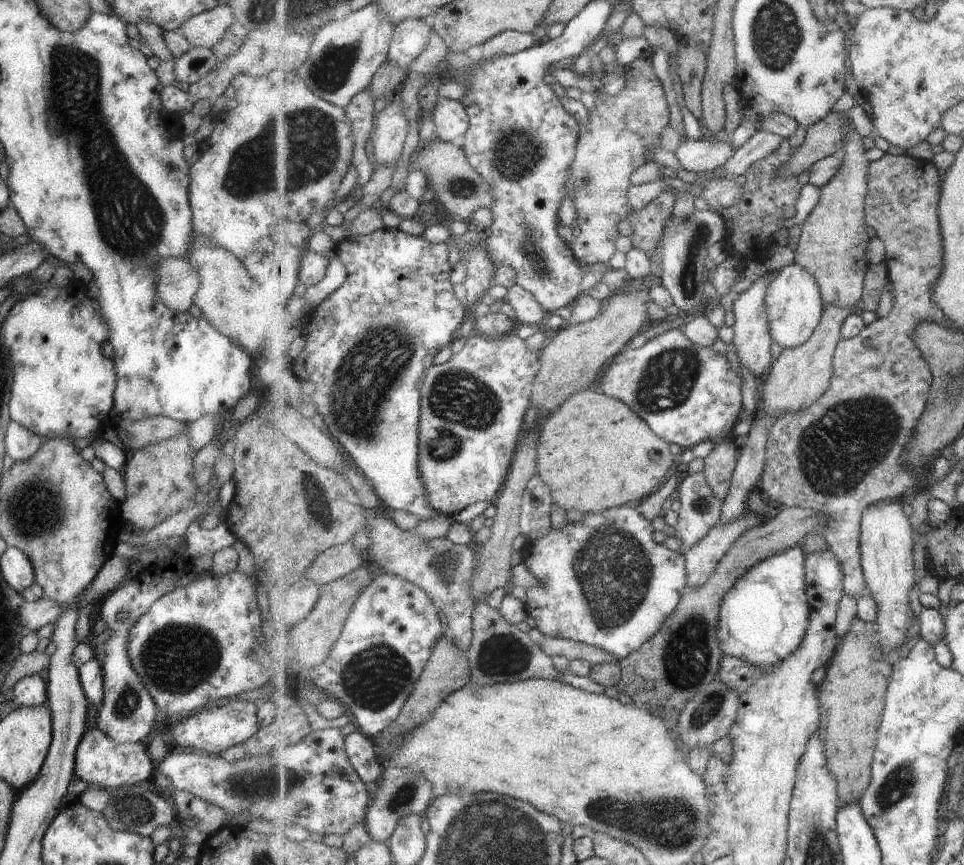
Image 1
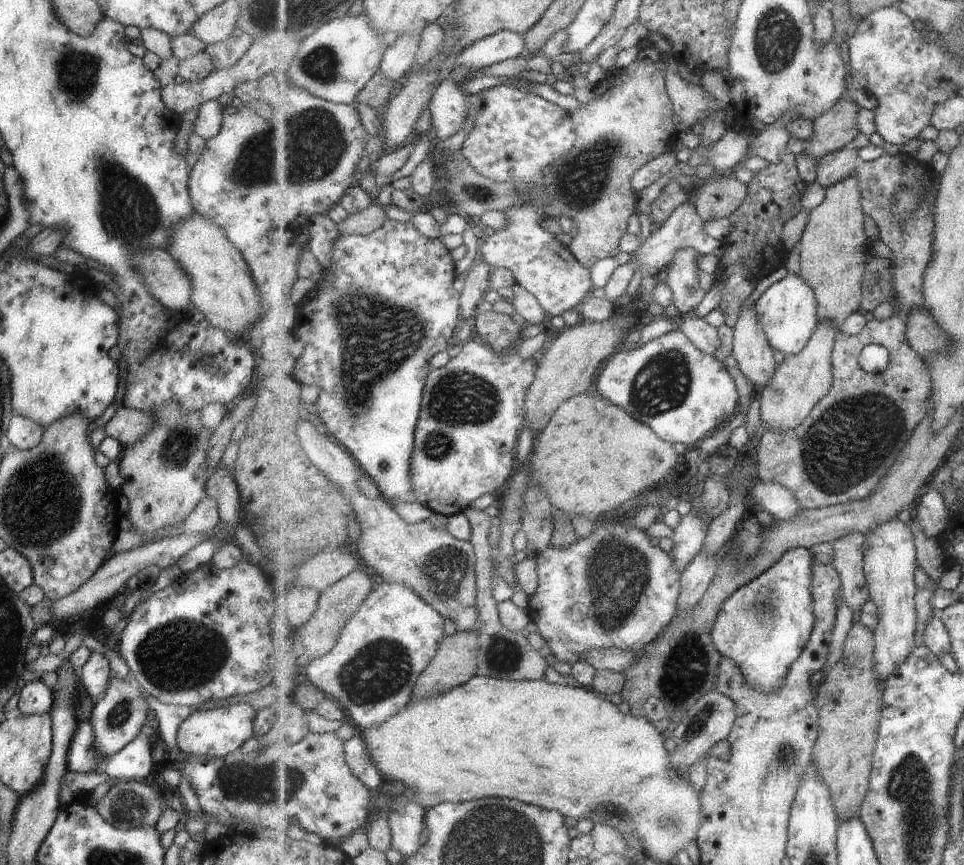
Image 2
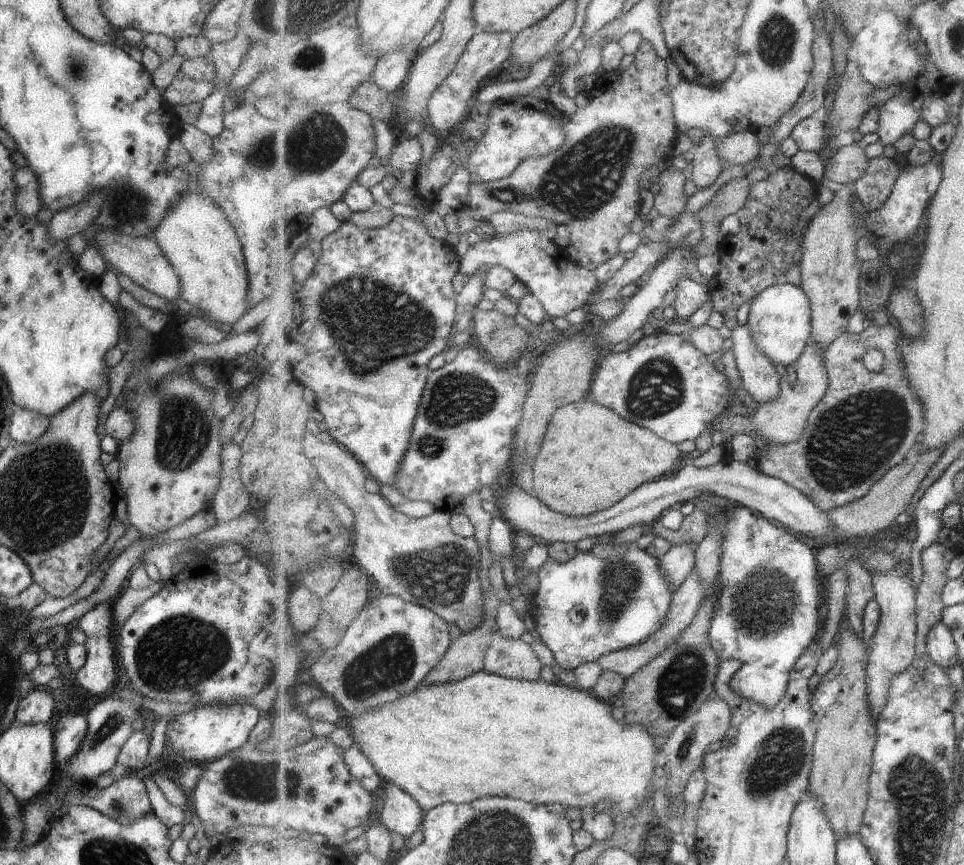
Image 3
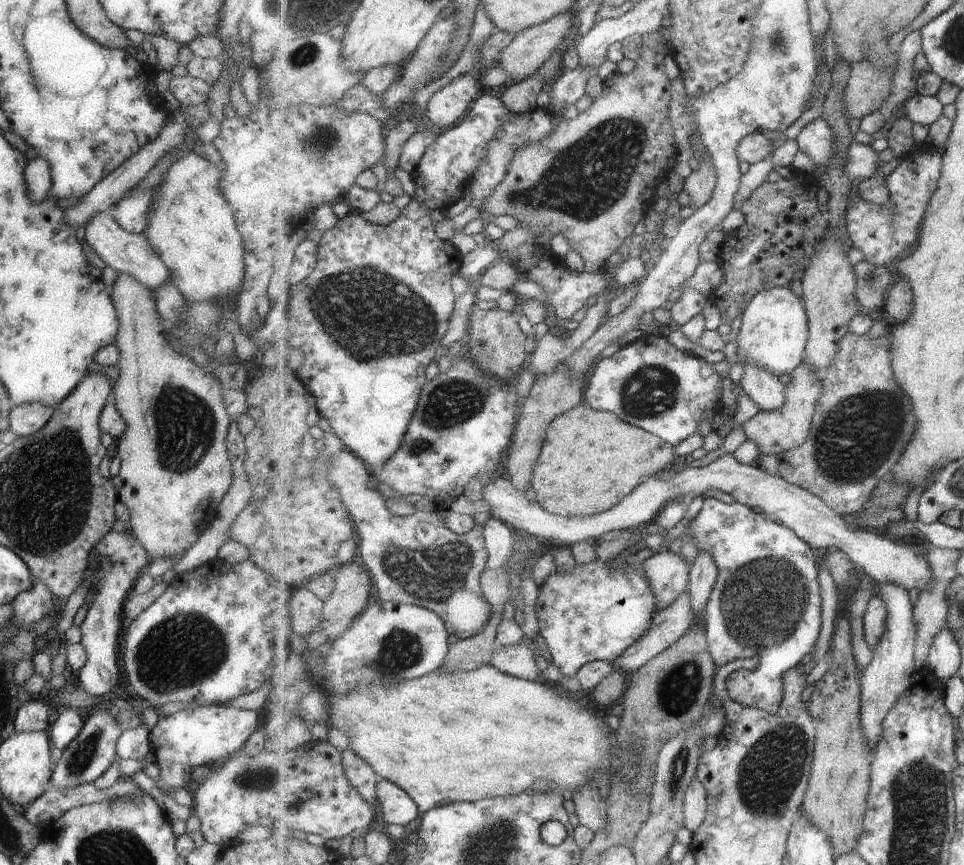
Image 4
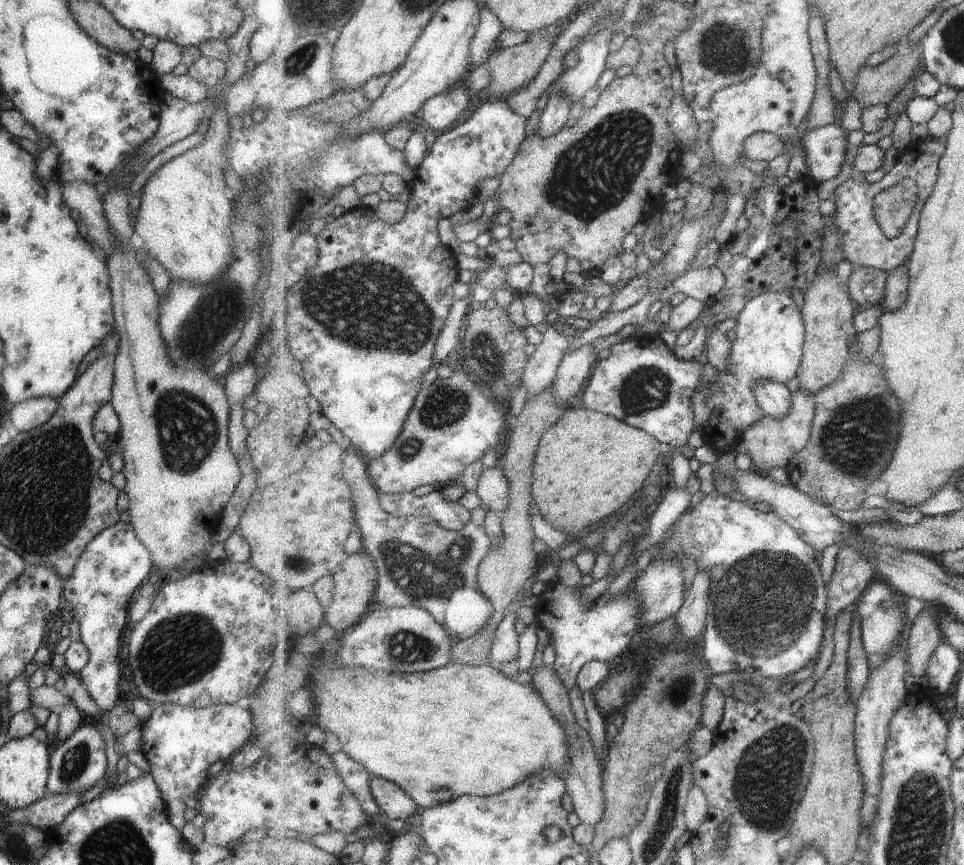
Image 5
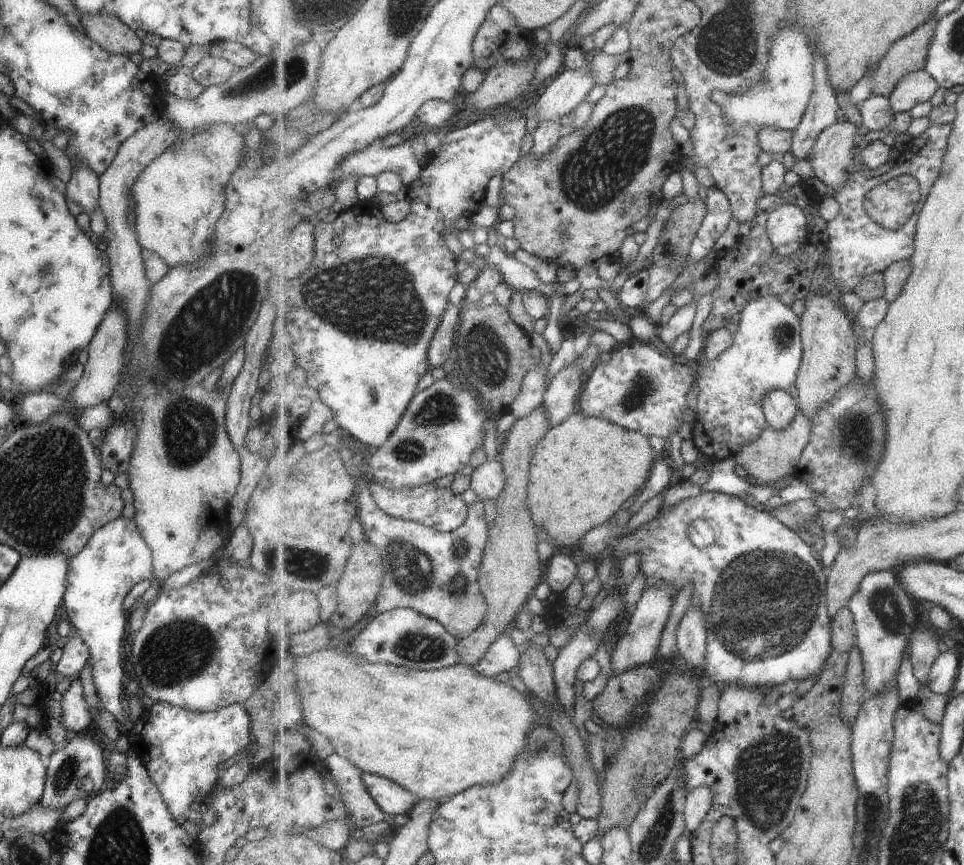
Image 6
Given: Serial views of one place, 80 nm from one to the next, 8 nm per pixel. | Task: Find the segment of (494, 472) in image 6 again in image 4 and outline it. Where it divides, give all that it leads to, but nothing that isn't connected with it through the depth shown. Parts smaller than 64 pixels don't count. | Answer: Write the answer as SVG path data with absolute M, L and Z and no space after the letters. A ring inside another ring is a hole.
M725 453L717 457L710 465L706 467L687 466L683 472L676 474L674 478L668 481L658 480L655 476L650 476L643 484L640 484L627 498L623 499L616 507L610 511L599 513L590 517L570 517L565 518L561 515L550 513L543 508L539 501L529 500L527 494L520 491L505 474L501 477L501 473L493 476L490 483L487 483L482 490L483 500L486 500L491 508L491 515L500 518L502 521L509 523L513 528L533 536L539 536L544 540L544 543L552 545L554 542L563 542L565 546L572 547L575 542L581 540L587 541L591 538L600 539L603 534L611 532L611 530L635 530L643 531L644 527L650 522L653 522L657 513L670 503L672 500L682 498L685 494L693 494L701 496L705 490L717 489L721 492L731 494L735 500L750 506L751 508L761 508L763 512L768 515L774 516L775 519L780 520L784 525L787 525L792 531L798 533L804 541L807 541L818 553L822 554L827 550L841 549L845 551L851 560L859 566L865 574L872 577L876 584L880 583L893 583L903 587L905 590L930 591L932 583L934 582L934 572L931 565L927 562L925 556L918 555L910 549L910 546L901 544L899 540L889 540L875 532L869 530L862 530L860 526L851 526L842 515L835 512L828 504L825 504L821 498L811 494L807 489L787 482L783 477L769 474L764 468L756 465L744 465L735 458L734 453Z

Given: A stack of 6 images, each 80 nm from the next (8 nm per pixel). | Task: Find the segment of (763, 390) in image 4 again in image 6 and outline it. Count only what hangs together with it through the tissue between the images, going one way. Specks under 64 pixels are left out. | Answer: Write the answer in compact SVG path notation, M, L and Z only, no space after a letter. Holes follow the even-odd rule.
M771 391L764 399L768 426L776 431L786 431L800 413L798 400L786 391Z

